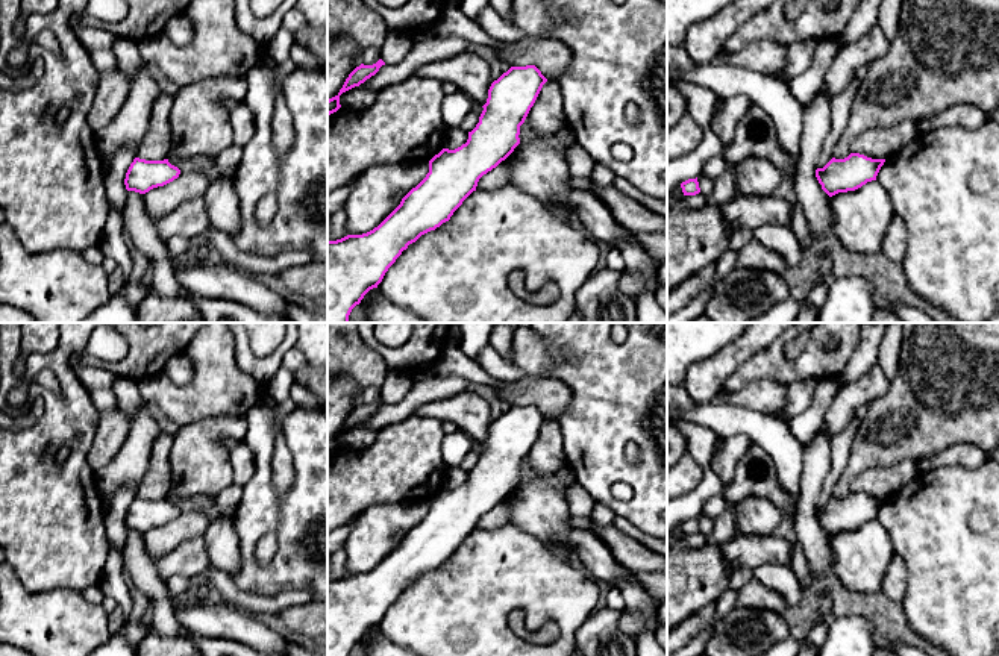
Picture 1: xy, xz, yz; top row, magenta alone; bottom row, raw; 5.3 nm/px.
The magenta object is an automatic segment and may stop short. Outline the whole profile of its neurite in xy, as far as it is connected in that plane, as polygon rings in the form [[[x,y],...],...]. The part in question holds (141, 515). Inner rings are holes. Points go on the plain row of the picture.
[[[135,497],[126,512],[124,524],[127,530],[146,533],[153,527],[173,521],[179,514],[180,509],[171,504],[168,498],[146,500]]]

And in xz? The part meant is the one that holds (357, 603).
[[[535,405],[511,406],[491,423],[487,442],[482,445],[484,450],[479,456],[479,462],[468,471],[465,483],[455,489],[443,488],[435,494],[429,500],[429,512],[426,517],[402,538],[400,544],[377,567],[362,574],[347,574],[337,580],[327,580],[327,656],[349,656],[364,635],[370,629],[377,627],[385,612],[402,591],[421,574],[435,570],[443,562],[449,561],[462,541],[476,530],[479,518],[514,491],[520,483],[520,465],[525,462],[546,421],[547,418]]]

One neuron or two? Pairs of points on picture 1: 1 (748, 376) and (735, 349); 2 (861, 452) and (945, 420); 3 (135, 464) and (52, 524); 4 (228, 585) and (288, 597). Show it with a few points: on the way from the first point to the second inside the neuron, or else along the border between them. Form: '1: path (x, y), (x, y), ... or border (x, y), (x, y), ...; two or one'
1: border (772, 343), (764, 350), (755, 352), (722, 388); two
2: path (883, 440), (899, 424), (923, 420); one
3: border (93, 473), (105, 503); two
4: path (243, 600), (273, 602); one

